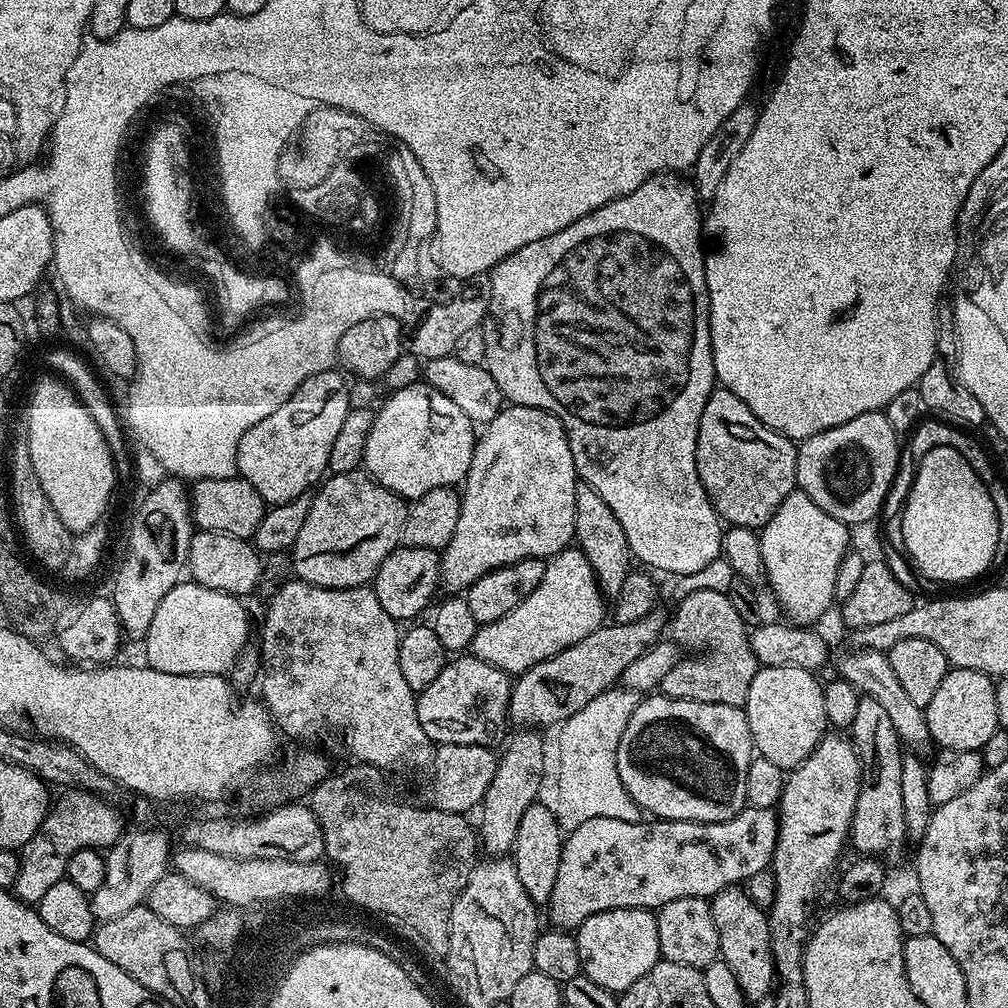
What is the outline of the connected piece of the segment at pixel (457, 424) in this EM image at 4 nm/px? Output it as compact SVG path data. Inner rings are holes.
M423 382L408 384L405 388L398 389L381 408L378 408L370 426L370 438L366 438L363 467L369 476L386 486L386 490L411 502L422 494L430 494L430 490L459 485L470 470L477 439L478 432L472 420L466 418L462 409L456 403L450 402L450 398L442 394L442 390L434 390L434 386Z

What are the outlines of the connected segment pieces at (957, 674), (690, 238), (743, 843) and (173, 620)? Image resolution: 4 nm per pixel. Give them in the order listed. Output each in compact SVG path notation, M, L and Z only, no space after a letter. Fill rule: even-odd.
M949 667L934 698L924 707L924 717L931 743L950 750L980 752L1000 728L998 698L993 677L969 668Z
M659 172L657 176L651 176L649 180L642 182L642 186L638 186L638 190L630 190L630 194L626 194L622 198L614 198L614 202L606 202L606 206L578 218L578 222L570 222L570 226L566 226L566 230L558 230L558 234L550 234L546 238L538 238L538 242L530 242L526 246L522 246L514 254L508 255L506 259L499 260L488 273L492 279L492 293L488 303L486 323L482 328L482 333L484 332L484 357L482 357L482 363L494 378L494 382L498 382L498 390L502 390L505 401L509 405L521 404L531 408L541 408L542 411L549 412L551 416L557 416L560 419L564 427L564 433L566 433L570 442L570 450L574 454L577 477L583 483L589 484L594 490L598 490L598 494L602 494L602 499L606 501L606 506L610 506L610 510L614 510L614 518L618 518L618 522L622 522L622 530L626 530L629 553L635 559L637 556L642 563L649 564L649 566L644 565L649 569L657 568L660 572L673 572L676 576L696 576L699 572L706 571L716 559L719 561L722 556L722 521L716 515L714 506L698 478L698 466L696 465L698 422L702 418L702 410L706 410L706 402L710 398L713 388L717 387L718 384L716 371L714 370L714 358L712 357L710 326L708 325L708 287L706 286L706 270L704 269L706 248L702 243L702 208L700 212L700 207L702 207L702 201L697 196L696 186L691 179L674 172Z
M745 807L726 822L694 822L693 820L649 819L647 822L618 822L618 818L590 818L582 826L571 829L562 840L562 858L558 862L558 878L548 900L551 923L561 930L575 930L586 918L615 908L659 910L674 898L703 896L711 898L724 888L743 885L750 874L768 868L772 863L778 838L778 816L771 808L758 810Z
M181 582L173 586L170 594L162 598L154 613L154 622L150 622L150 630L142 641L144 652L148 655L147 667L162 670L166 674L187 676L224 676L231 673L240 653L249 647L248 612L240 604L243 603L235 596L195 582Z

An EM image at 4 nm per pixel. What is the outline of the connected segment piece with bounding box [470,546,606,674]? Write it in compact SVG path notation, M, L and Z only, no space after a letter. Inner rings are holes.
M579 546L564 548L559 554L551 557L544 565L542 582L534 589L534 594L526 598L506 618L498 618L498 622L479 625L472 639L471 655L477 656L482 662L490 662L509 674L519 674L533 668L538 662L548 660L554 654L566 650L566 646L574 646L574 642L582 642L586 634L594 634L604 623L604 603L606 597L600 591L594 570Z

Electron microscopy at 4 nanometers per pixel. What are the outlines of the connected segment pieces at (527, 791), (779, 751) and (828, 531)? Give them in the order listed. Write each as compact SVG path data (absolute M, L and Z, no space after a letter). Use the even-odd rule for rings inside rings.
M516 730L512 736L512 741L504 748L504 753L499 753L496 769L494 770L494 778L490 782L490 786L486 790L483 800L478 805L478 813L480 812L480 828L478 824L478 840L482 845L485 853L491 854L493 857L500 858L505 854L511 853L512 843L518 834L518 822L522 822L522 814L526 814L526 810L531 804L537 803L540 787L544 784L544 740L539 731L536 730Z
M790 666L761 667L757 671L754 682L750 682L750 694L743 709L750 726L750 734L755 751L765 756L774 766L791 770L798 767L818 746L818 742L826 735L826 710L822 710L821 681L813 673Z
M799 490L790 493L770 522L759 529L764 576L791 623L815 625L815 620L834 604L834 578L838 578L838 566L850 551L848 532L849 525L830 518L822 506L814 506L810 497Z

